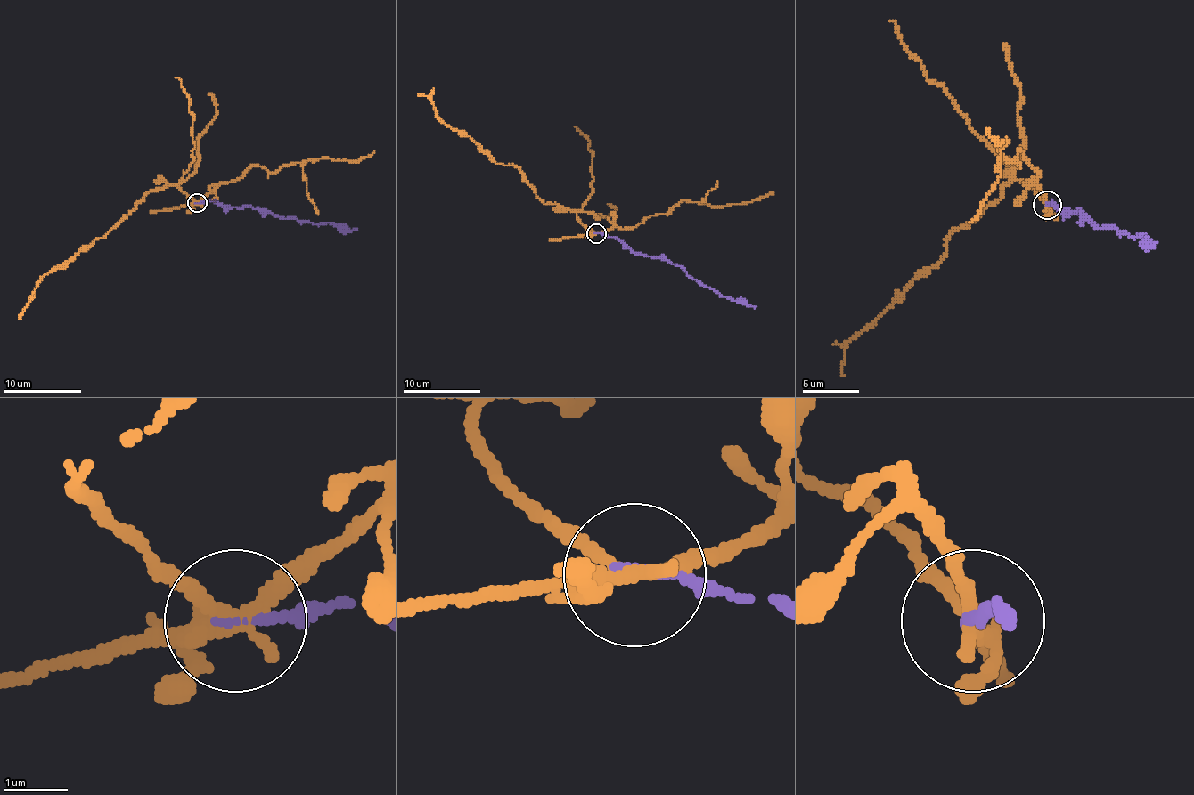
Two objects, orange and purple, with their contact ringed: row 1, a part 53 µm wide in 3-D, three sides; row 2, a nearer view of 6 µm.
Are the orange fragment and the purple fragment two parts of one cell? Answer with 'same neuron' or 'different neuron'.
different neuron

